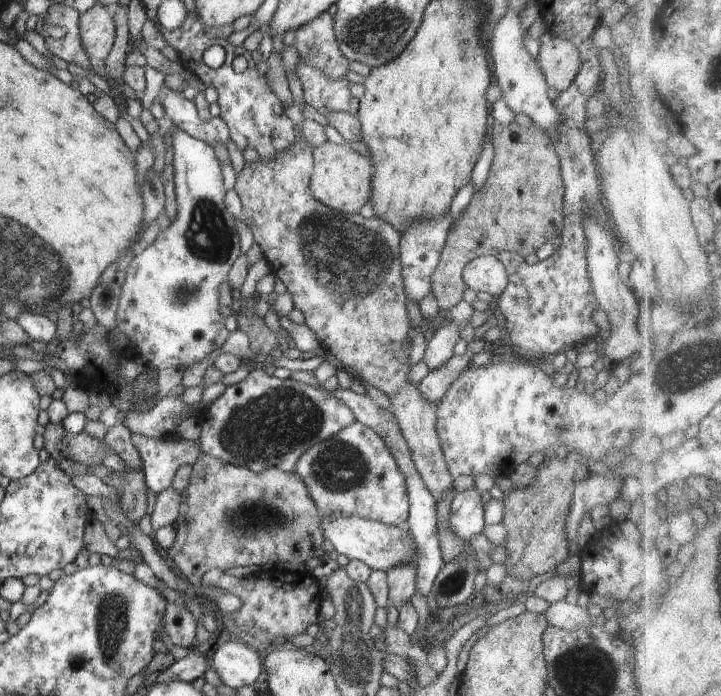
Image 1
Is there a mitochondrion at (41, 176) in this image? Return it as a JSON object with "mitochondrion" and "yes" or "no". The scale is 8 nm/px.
{"mitochondrion":"no"}

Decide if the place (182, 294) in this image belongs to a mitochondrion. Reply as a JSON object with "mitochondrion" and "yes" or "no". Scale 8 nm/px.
{"mitochondrion":"yes"}

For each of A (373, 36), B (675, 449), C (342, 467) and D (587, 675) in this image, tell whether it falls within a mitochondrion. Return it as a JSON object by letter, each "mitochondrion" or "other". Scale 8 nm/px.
{"A":"mitochondrion","B":"other","C":"mitochondrion","D":"mitochondrion"}

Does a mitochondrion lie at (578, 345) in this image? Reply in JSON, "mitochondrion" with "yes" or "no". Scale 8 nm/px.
{"mitochondrion":"no"}

